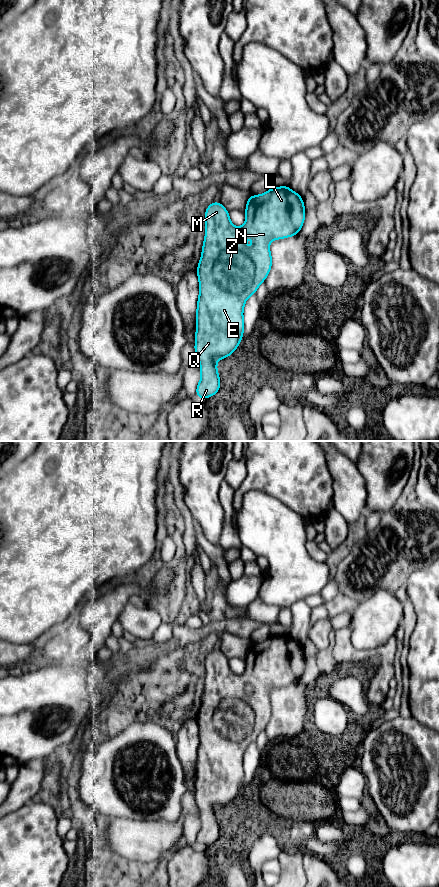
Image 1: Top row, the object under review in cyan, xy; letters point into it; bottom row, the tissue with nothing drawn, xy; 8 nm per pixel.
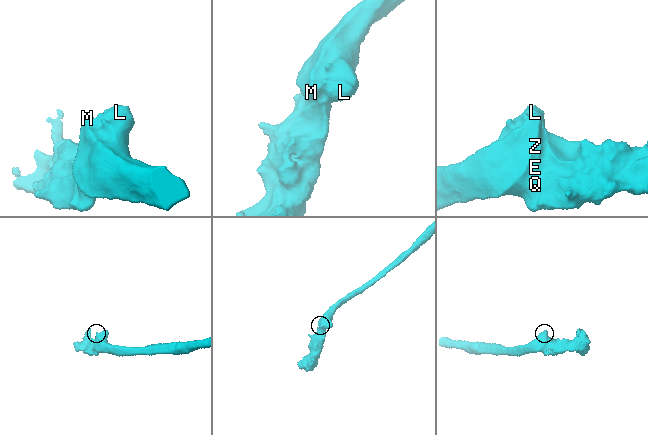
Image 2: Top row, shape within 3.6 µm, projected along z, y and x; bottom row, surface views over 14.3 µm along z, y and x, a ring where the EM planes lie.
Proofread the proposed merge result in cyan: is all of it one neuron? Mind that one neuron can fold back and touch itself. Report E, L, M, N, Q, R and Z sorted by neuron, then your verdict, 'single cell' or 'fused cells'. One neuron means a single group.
E L M N Q R Z; single cell

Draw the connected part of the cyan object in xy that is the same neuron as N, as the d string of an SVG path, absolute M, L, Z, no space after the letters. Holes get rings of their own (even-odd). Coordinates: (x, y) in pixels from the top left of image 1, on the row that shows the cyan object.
M288 186L270 188L263 194L249 196L245 208L245 223L242 227L232 224L229 211L220 202L212 202L207 207L204 215L205 238L197 267L199 297L194 350L201 371L196 388L199 399L212 397L220 389L217 361L232 355L242 340L245 302L256 293L272 267L269 248L271 241L300 233L305 211L302 196ZM247 237L253 240L250 248L245 245Z

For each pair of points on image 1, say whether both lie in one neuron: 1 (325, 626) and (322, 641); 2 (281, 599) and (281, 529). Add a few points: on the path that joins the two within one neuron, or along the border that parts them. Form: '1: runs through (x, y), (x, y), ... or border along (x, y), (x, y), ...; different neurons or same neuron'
1: runs through (322, 630), (322, 637); same neuron
2: runs through (281, 582), (281, 546); same neuron

